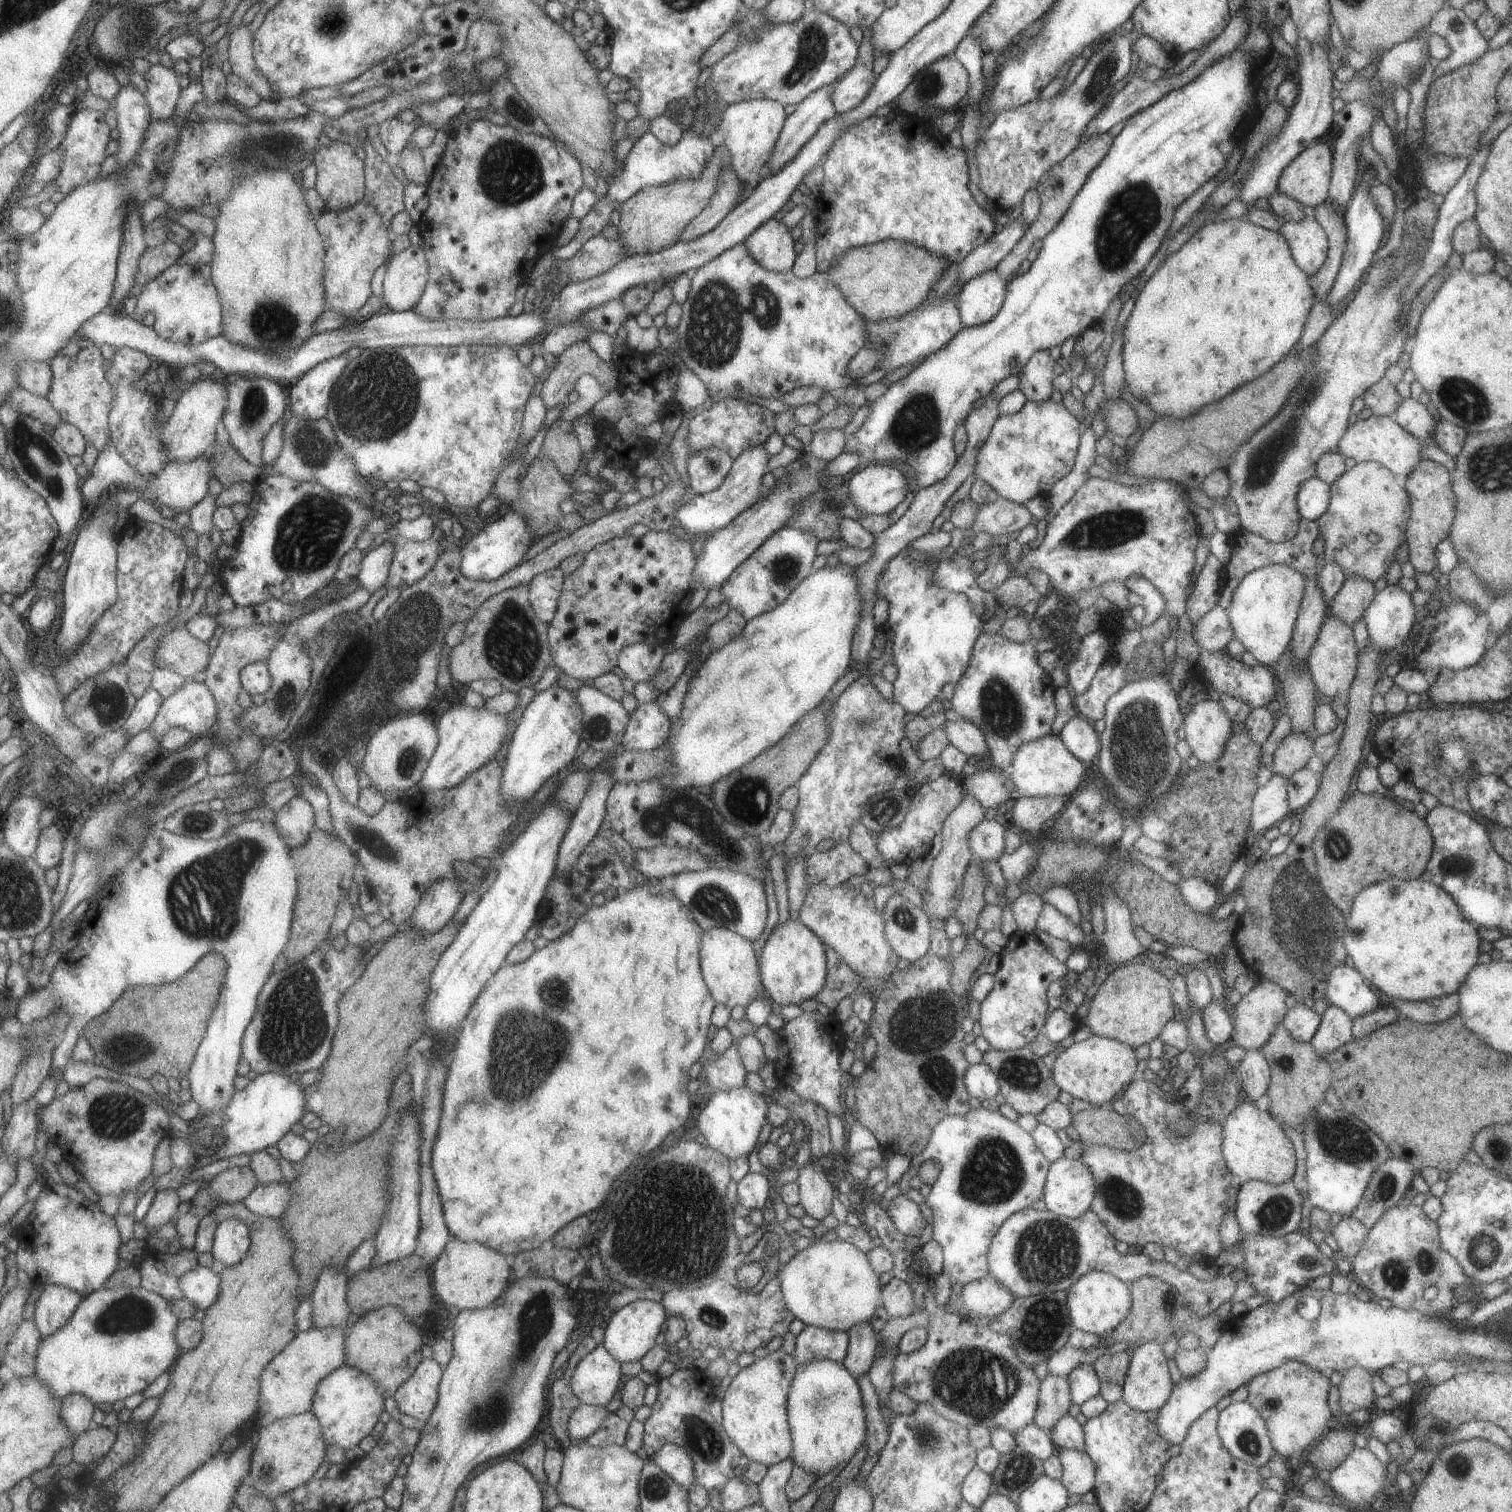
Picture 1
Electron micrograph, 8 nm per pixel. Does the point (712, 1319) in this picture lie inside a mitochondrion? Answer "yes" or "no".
yes

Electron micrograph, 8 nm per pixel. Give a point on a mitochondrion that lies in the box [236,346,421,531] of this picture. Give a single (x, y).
(310, 447)

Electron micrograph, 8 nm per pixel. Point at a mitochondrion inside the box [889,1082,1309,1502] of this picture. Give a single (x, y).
(979, 1384)

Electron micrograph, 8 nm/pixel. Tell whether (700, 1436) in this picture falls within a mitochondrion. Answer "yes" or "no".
yes

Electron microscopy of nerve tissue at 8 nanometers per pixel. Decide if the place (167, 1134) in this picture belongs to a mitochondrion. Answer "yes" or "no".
no

